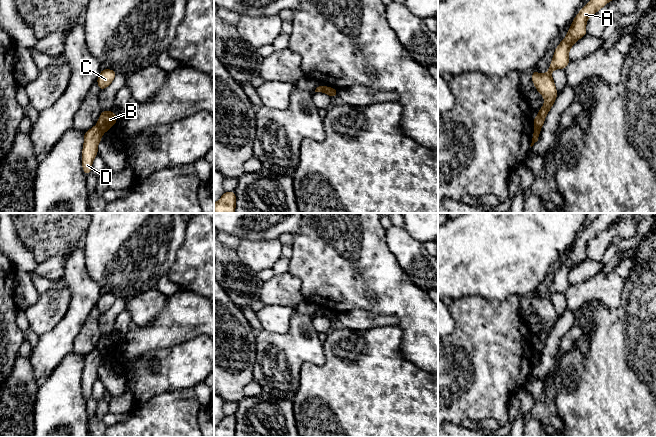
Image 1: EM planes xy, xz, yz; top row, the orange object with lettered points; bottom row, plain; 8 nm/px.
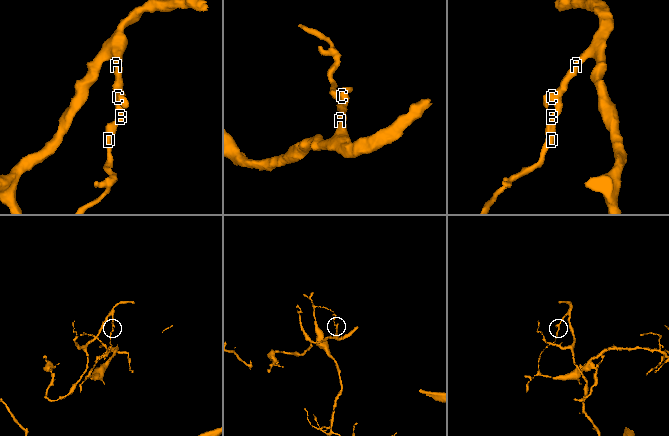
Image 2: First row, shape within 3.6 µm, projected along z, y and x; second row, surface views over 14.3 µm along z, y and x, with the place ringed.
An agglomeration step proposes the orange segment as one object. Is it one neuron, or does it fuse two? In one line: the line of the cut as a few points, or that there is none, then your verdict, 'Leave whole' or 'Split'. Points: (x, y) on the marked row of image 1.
Split along xy (97, 124), (104, 131). Split

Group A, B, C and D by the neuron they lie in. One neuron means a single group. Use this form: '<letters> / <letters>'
A B C / D

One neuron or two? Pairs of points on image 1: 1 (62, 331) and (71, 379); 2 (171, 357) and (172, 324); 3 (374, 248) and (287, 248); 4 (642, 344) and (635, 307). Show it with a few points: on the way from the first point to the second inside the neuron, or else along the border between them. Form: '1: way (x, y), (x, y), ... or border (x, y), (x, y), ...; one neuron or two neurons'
1: border (72, 350), (65, 355), (51, 372); two neurons
2: border (193, 338), (167, 348), (148, 351); two neurons
3: border (293, 235), (293, 250), (288, 271); two neurons
4: way (642, 335), (642, 316); one neuron

